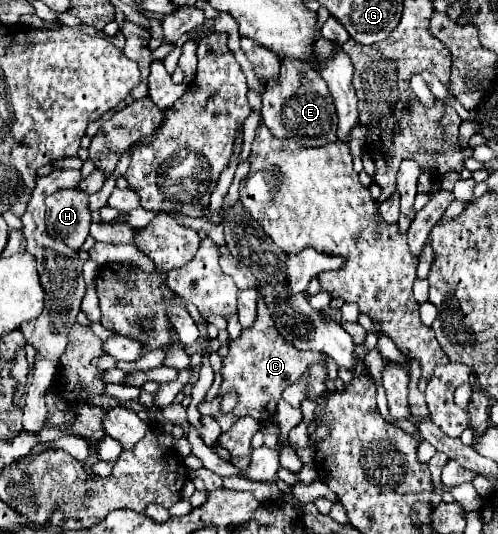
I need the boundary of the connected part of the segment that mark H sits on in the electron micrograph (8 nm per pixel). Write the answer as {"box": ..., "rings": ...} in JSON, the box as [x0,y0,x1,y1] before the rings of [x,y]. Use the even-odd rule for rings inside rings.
{"box":[46,189,90,249],"rings":[[[62,189],[46,199],[46,227],[52,237],[64,239],[72,249],[80,249],[90,231],[88,195],[78,189]]]}

